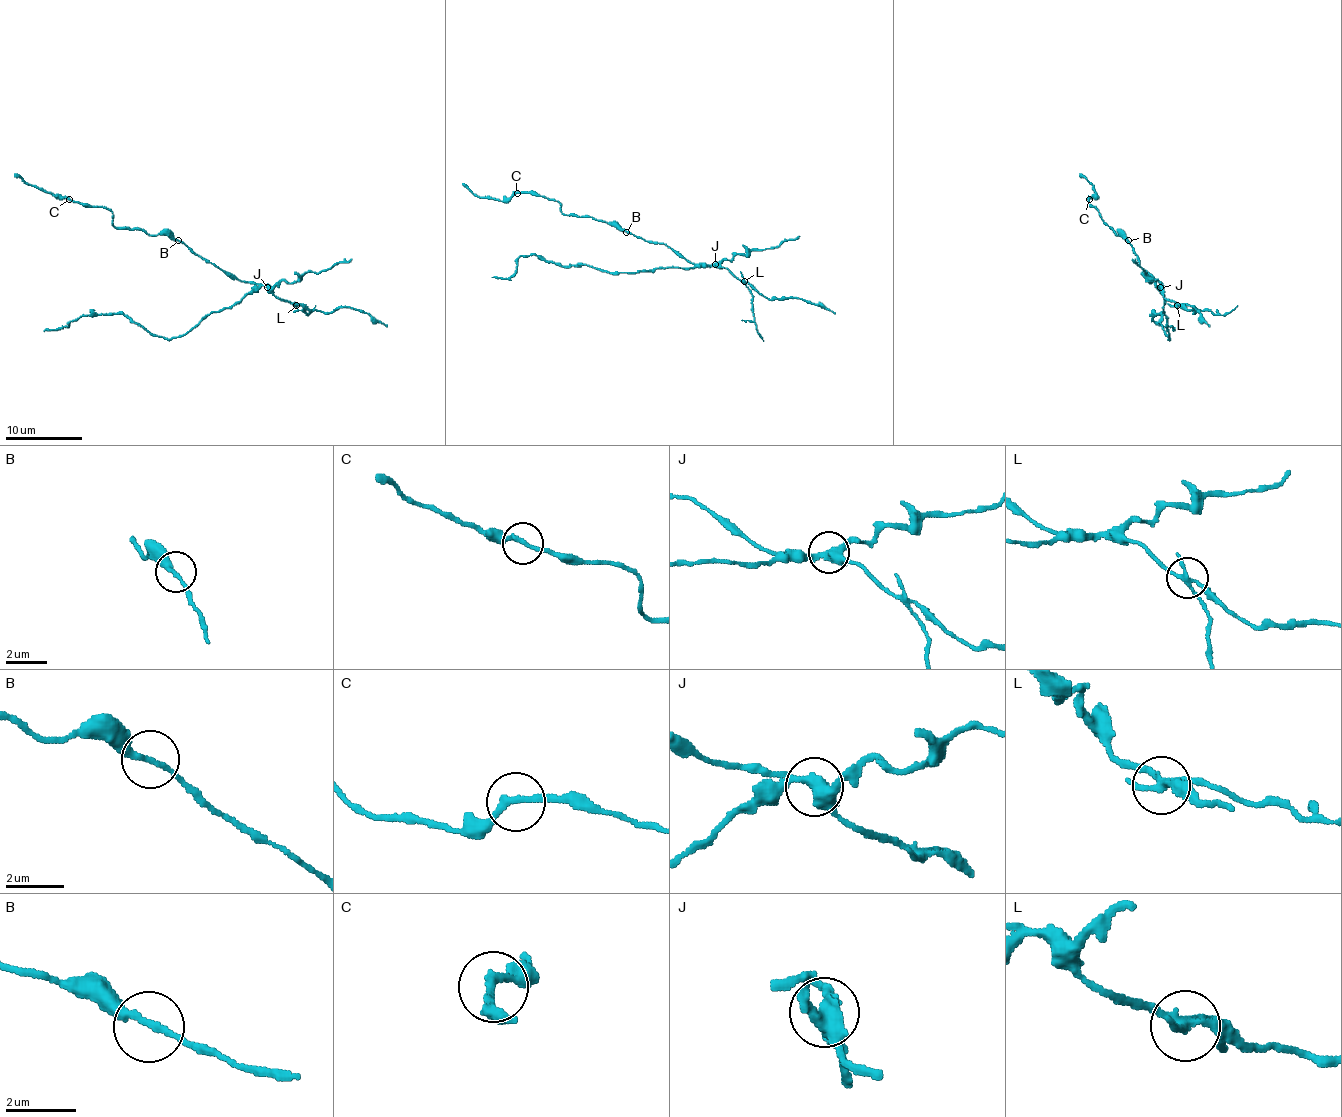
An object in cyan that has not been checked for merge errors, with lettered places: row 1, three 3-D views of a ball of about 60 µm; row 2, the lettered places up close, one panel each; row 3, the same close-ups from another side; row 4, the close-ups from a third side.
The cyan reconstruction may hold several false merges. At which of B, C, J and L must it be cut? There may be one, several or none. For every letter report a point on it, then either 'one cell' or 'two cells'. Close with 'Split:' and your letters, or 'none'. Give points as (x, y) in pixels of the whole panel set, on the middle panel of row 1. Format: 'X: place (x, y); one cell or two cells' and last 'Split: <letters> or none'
B: place (626, 232); one cell
C: place (517, 193); one cell
J: place (715, 264); two cells
L: place (744, 281); two cells
Split: J, L

